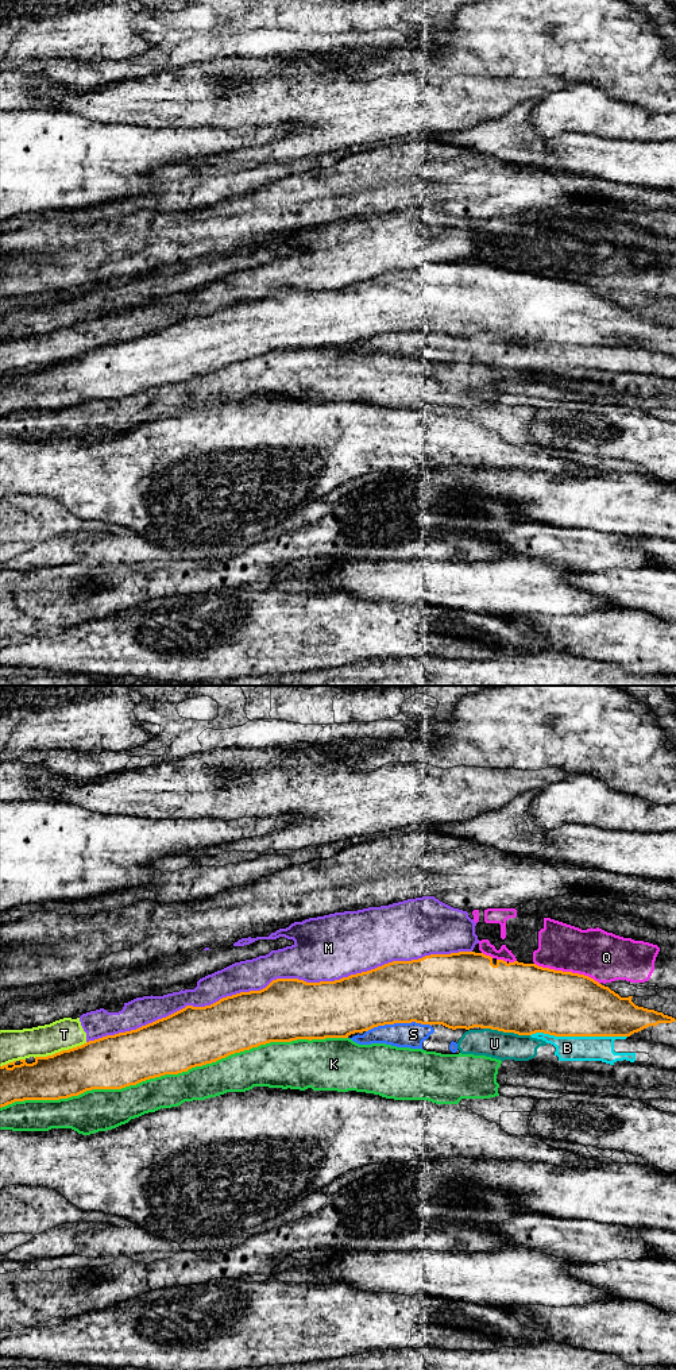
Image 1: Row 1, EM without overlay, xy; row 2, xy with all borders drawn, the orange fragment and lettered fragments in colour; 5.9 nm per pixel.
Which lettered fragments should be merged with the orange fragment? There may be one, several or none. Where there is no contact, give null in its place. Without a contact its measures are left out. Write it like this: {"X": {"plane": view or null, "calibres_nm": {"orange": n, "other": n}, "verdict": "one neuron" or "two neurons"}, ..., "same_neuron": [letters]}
{"B": {"plane": "xy", "calibres_nm": {"orange": 380, "other": 140}, "verdict": "two neurons"}, "K": {"plane": "xy", "calibres_nm": {"orange": 360, "other": 200}, "verdict": "two neurons"}, "M": {"plane": "xy", "calibres_nm": {"orange": 380, "other": 280}, "verdict": "two neurons"}, "Q": {"plane": "xy", "calibres_nm": {"orange": 400, "other": 300}, "verdict": "two neurons"}, "S": {"plane": "xy", "calibres_nm": {"orange": 400, "other": 150}, "verdict": "two neurons"}, "T": {"plane": "xy", "calibres_nm": {"orange": 300, "other": 190}, "verdict": "two neurons"}, "U": {"plane": "xy", "calibres_nm": {"orange": 420, "other": 170}, "verdict": "two neurons"}, "same_neuron": []}

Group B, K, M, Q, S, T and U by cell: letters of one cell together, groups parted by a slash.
B S U / K / M T / Q

